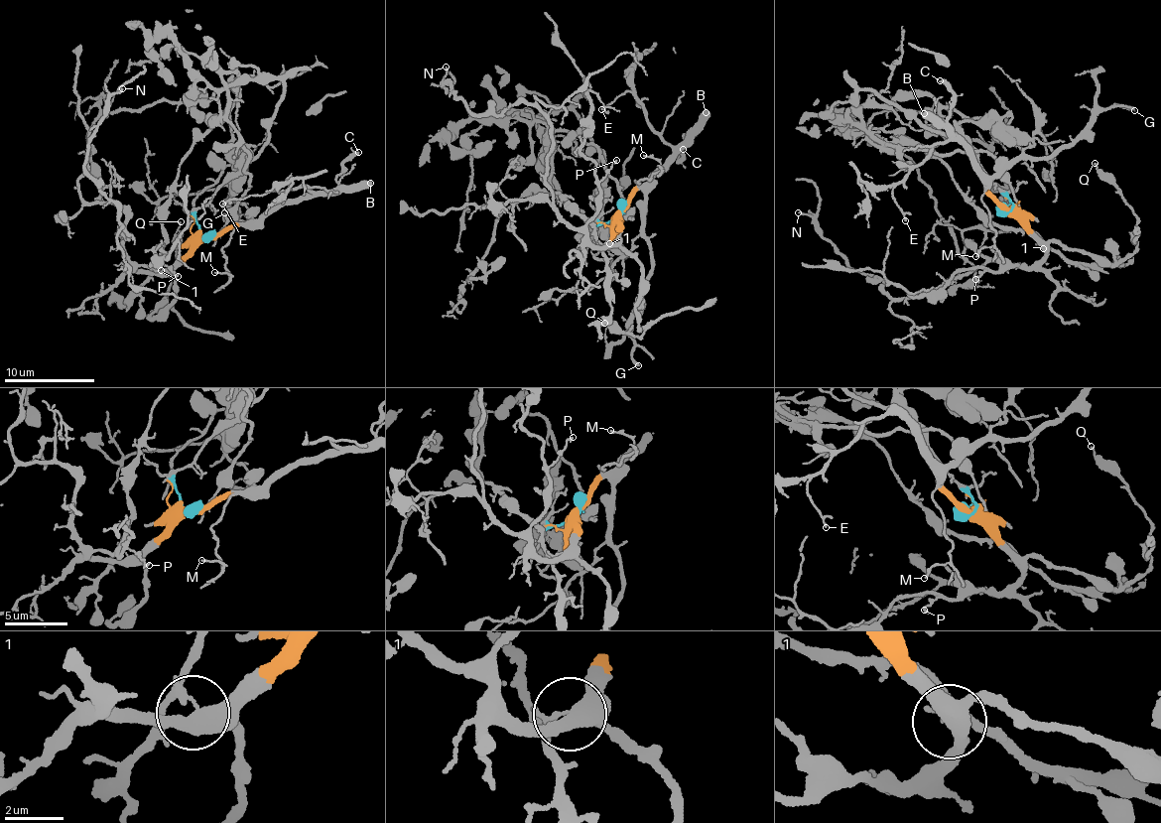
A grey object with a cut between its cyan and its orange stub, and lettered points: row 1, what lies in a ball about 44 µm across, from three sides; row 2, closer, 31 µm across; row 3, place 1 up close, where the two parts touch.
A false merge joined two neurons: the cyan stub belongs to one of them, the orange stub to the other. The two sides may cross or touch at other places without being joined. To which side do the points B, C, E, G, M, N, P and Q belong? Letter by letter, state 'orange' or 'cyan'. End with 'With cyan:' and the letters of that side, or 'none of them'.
B: orange
C: orange
E: orange
G: orange
M: orange
N: orange
P: orange
Q: orange
With cyan: none of them

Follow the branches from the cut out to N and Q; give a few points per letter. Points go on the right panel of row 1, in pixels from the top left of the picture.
N: (1008, 208), (1026, 217), (1045, 254), (1037, 261), (985, 261), (897, 299), (797, 211)
Q: (1008, 208), (1026, 217), (1030, 231), (1042, 240), (1115, 265), (1137, 246), (1137, 215), (1094, 163)

